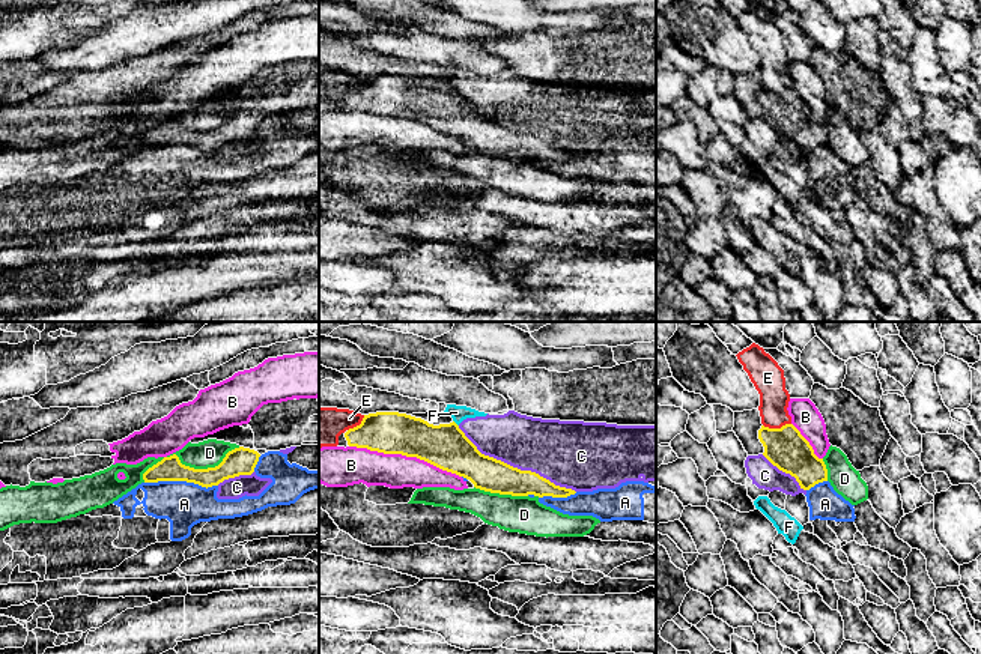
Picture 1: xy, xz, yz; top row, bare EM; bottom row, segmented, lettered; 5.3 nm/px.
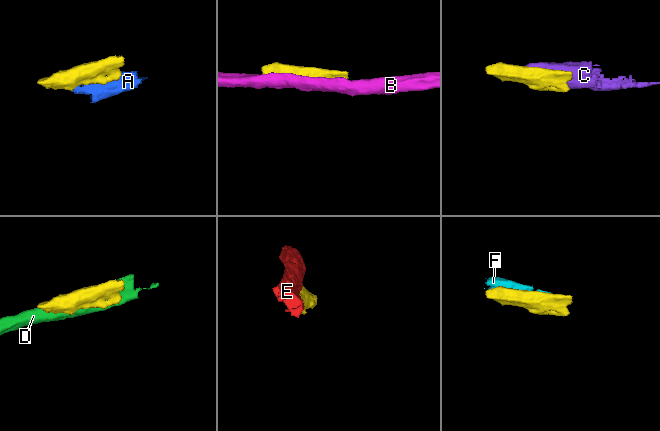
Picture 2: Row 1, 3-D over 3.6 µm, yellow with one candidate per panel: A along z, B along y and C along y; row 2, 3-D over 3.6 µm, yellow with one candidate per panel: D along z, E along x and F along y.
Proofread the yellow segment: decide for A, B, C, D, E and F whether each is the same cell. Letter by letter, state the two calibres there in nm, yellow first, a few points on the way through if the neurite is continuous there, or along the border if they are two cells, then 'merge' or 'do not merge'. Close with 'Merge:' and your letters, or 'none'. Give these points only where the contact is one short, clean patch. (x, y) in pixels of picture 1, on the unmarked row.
A: calibres 130 and 240 nm; do not merge
B: calibres 240 and 190 nm; do not merge
C: calibres 180 and 320 nm; do not merge
D: calibres 150 and 150 nm; border xy (239, 110), (206, 131), (185, 130), (175, 118), (167, 121); do not merge
E: calibres 220 and 160 nm; do not merge
F: calibres 240 and 80 nm; border xz (453, 83), (458, 89); do not merge
Merge: none

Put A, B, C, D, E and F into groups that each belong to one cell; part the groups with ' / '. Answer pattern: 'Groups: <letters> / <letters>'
Groups: A / B / C F / D / E

